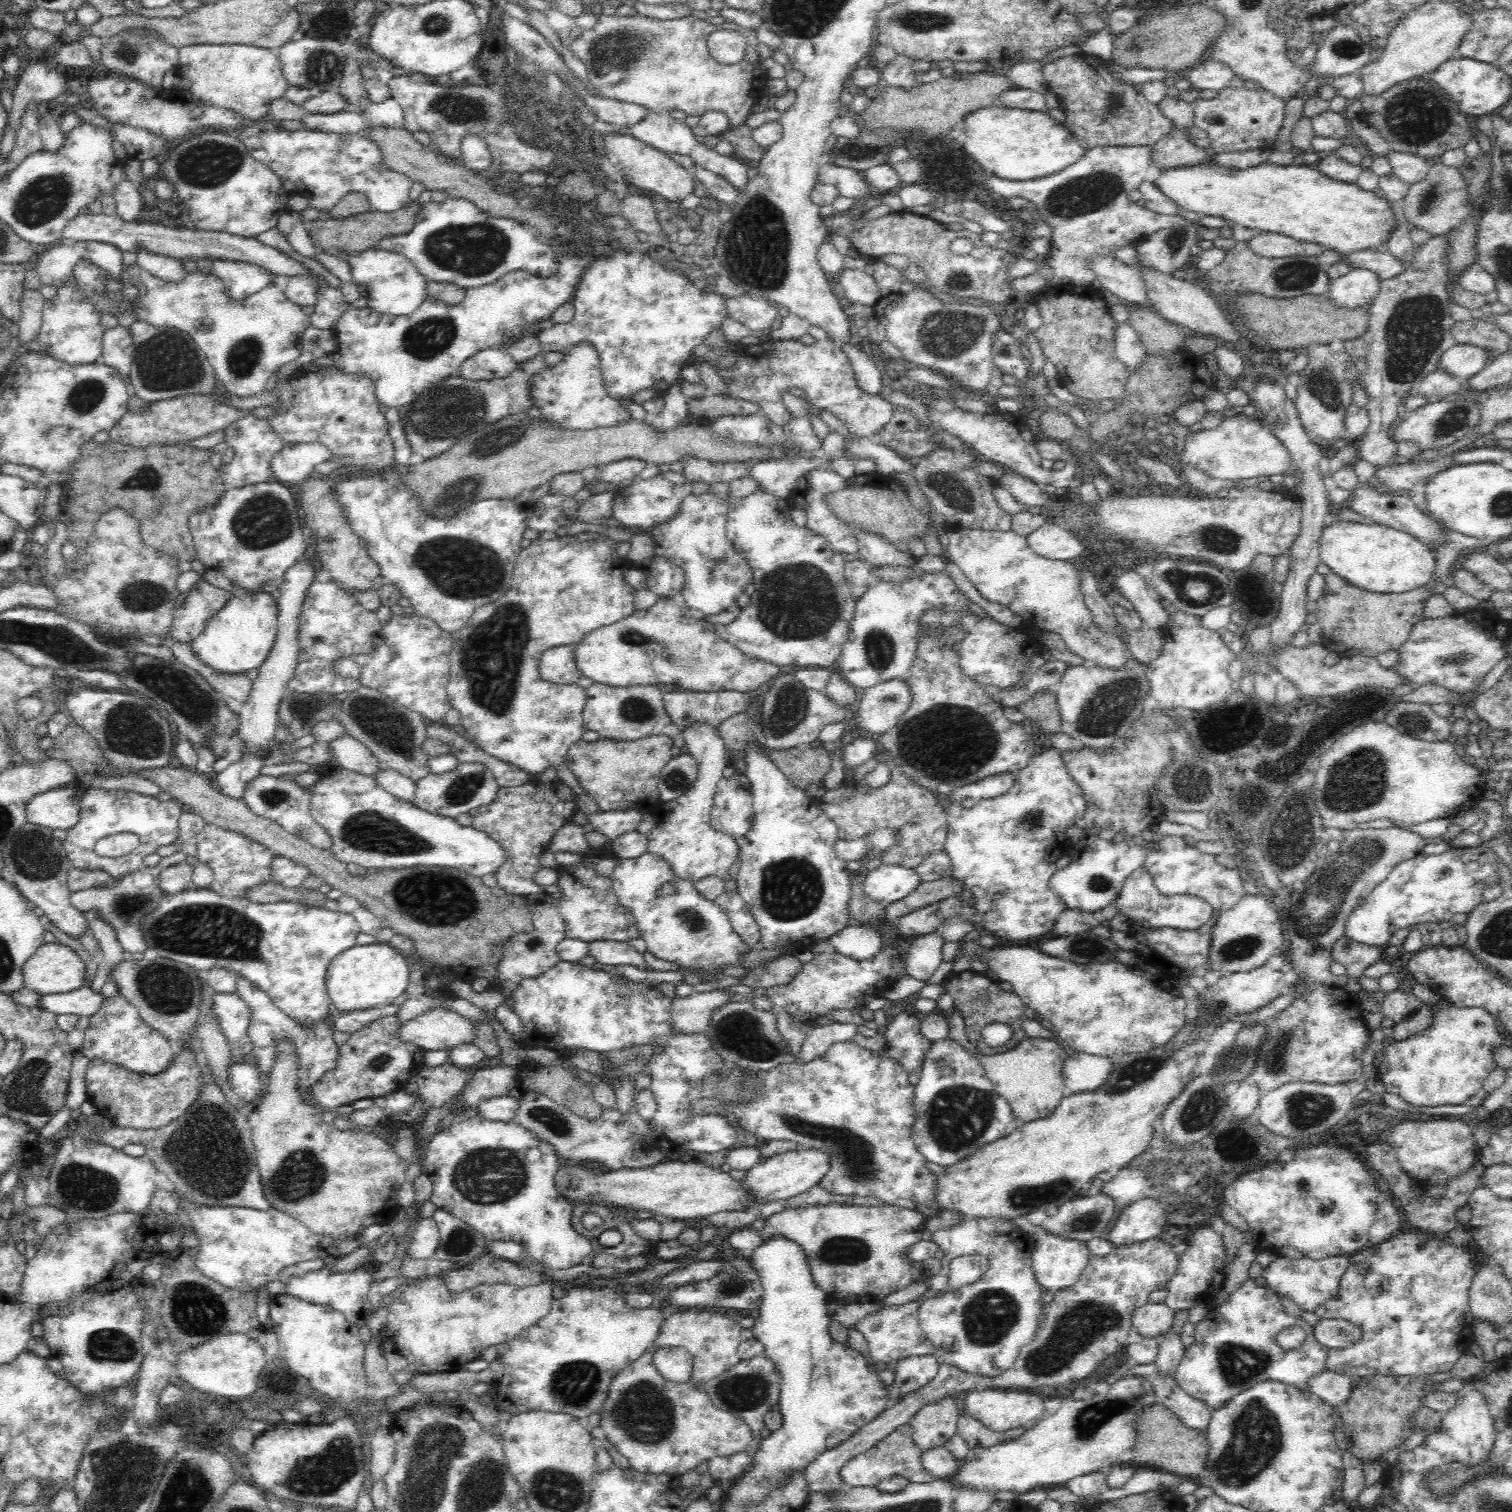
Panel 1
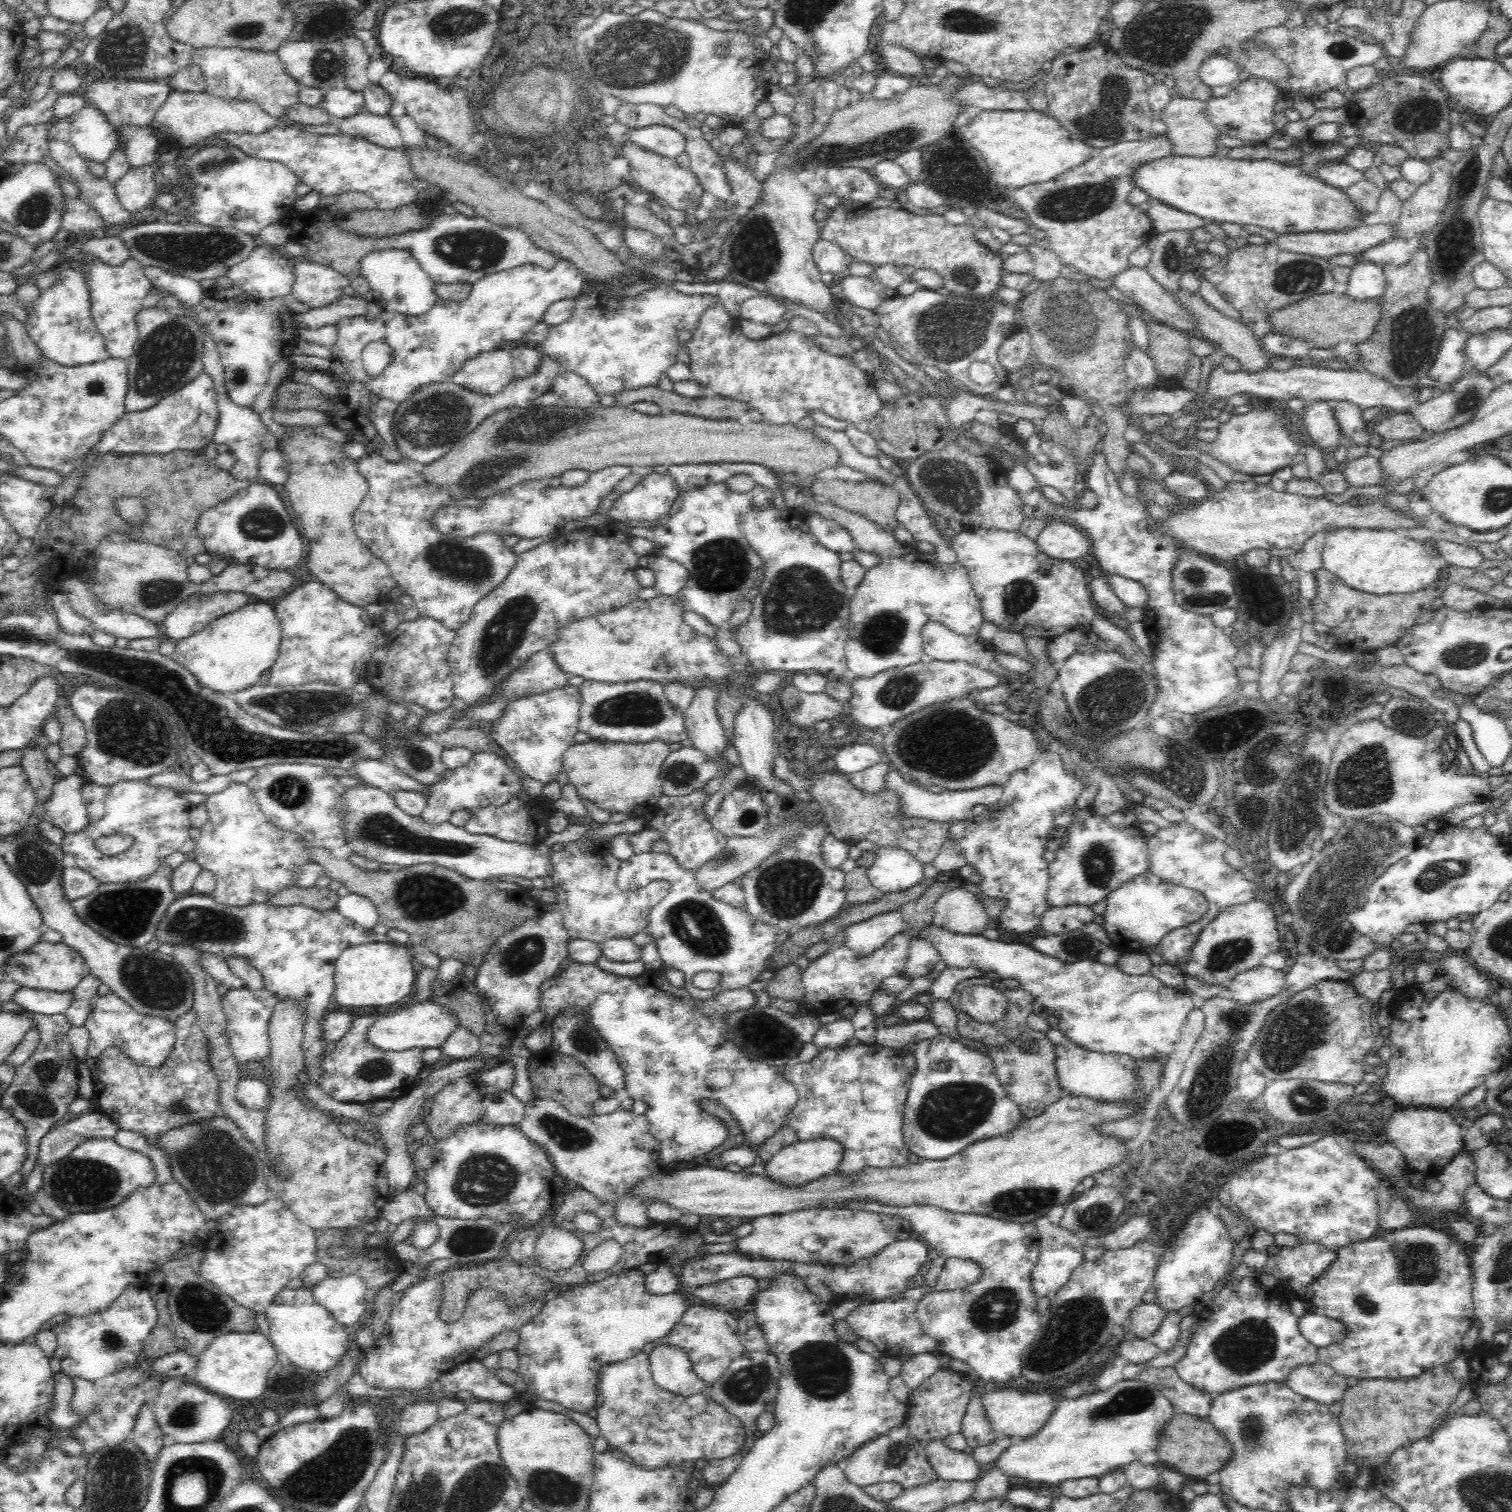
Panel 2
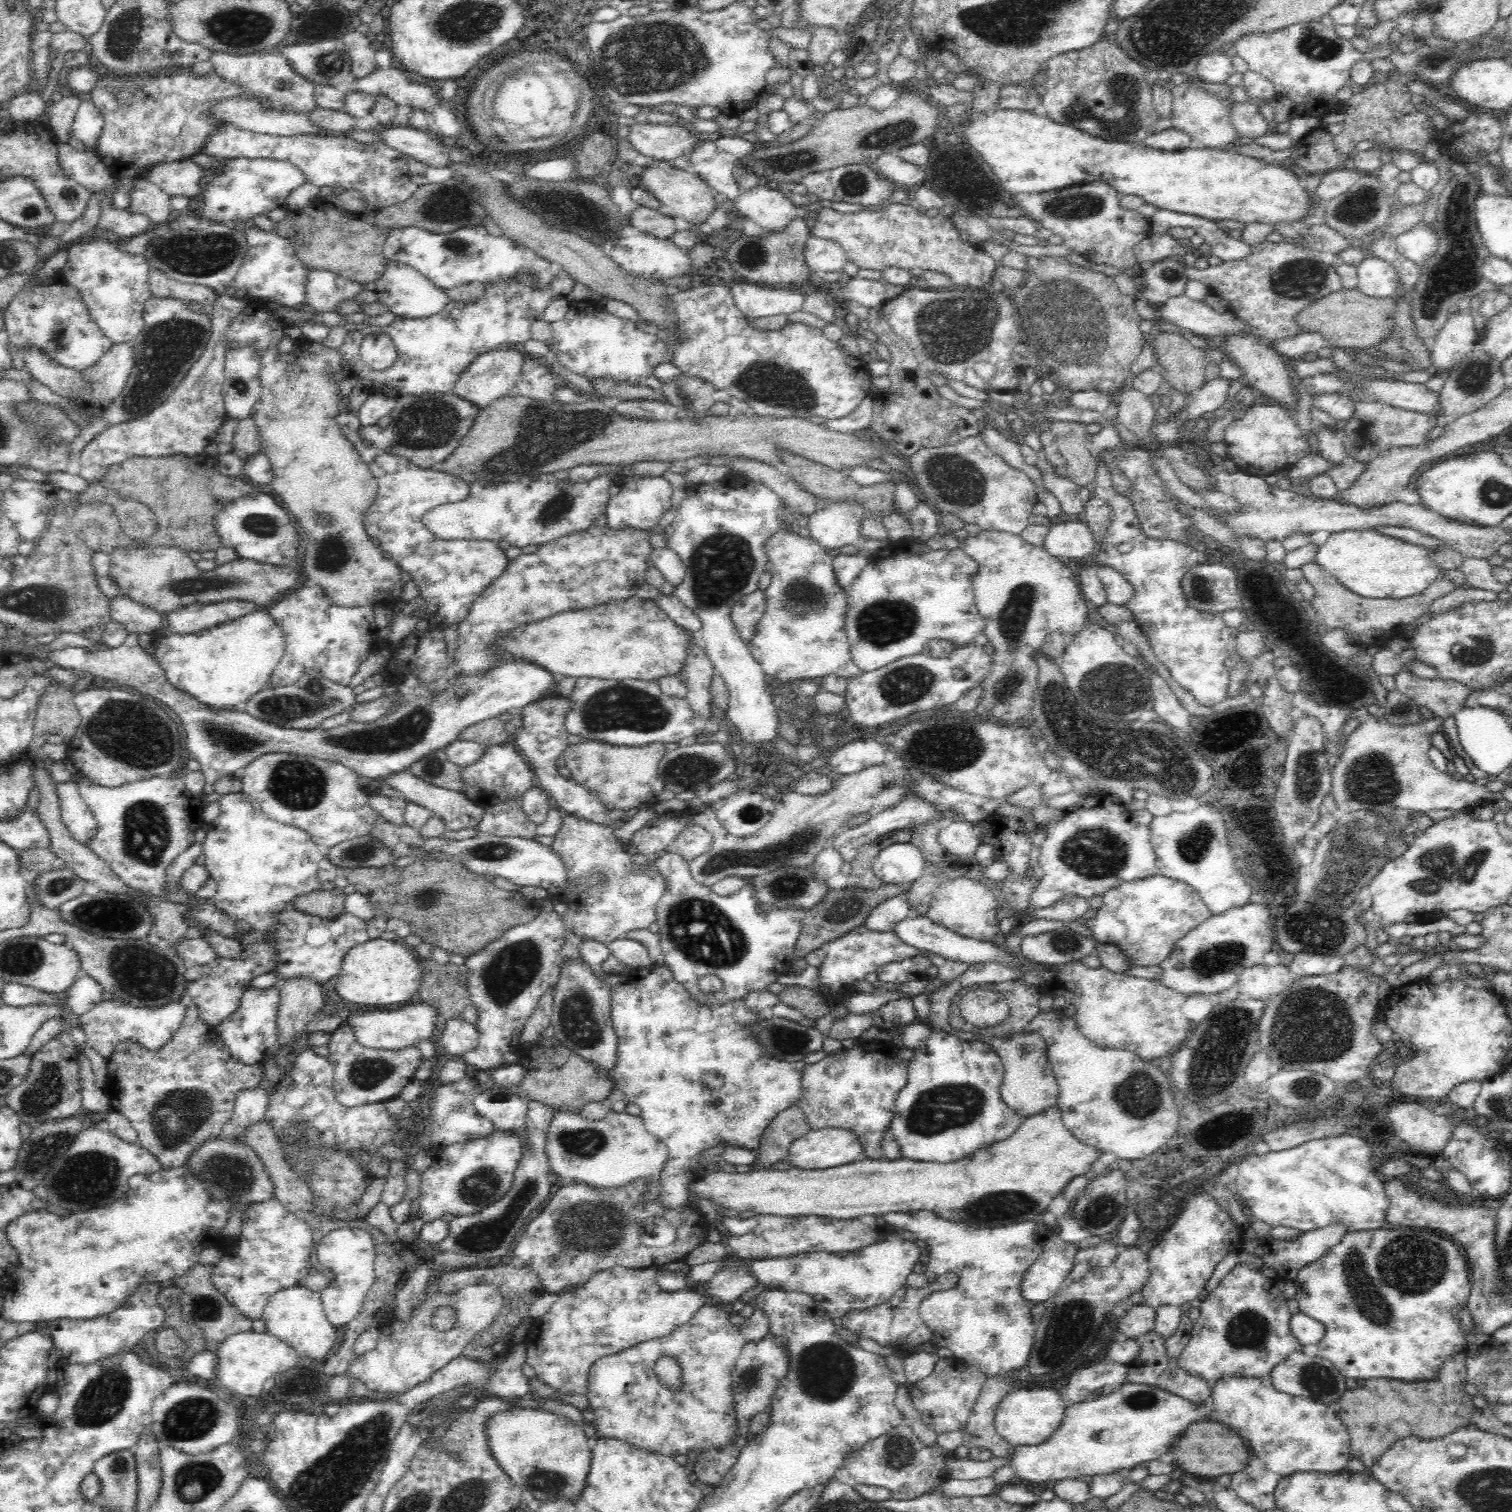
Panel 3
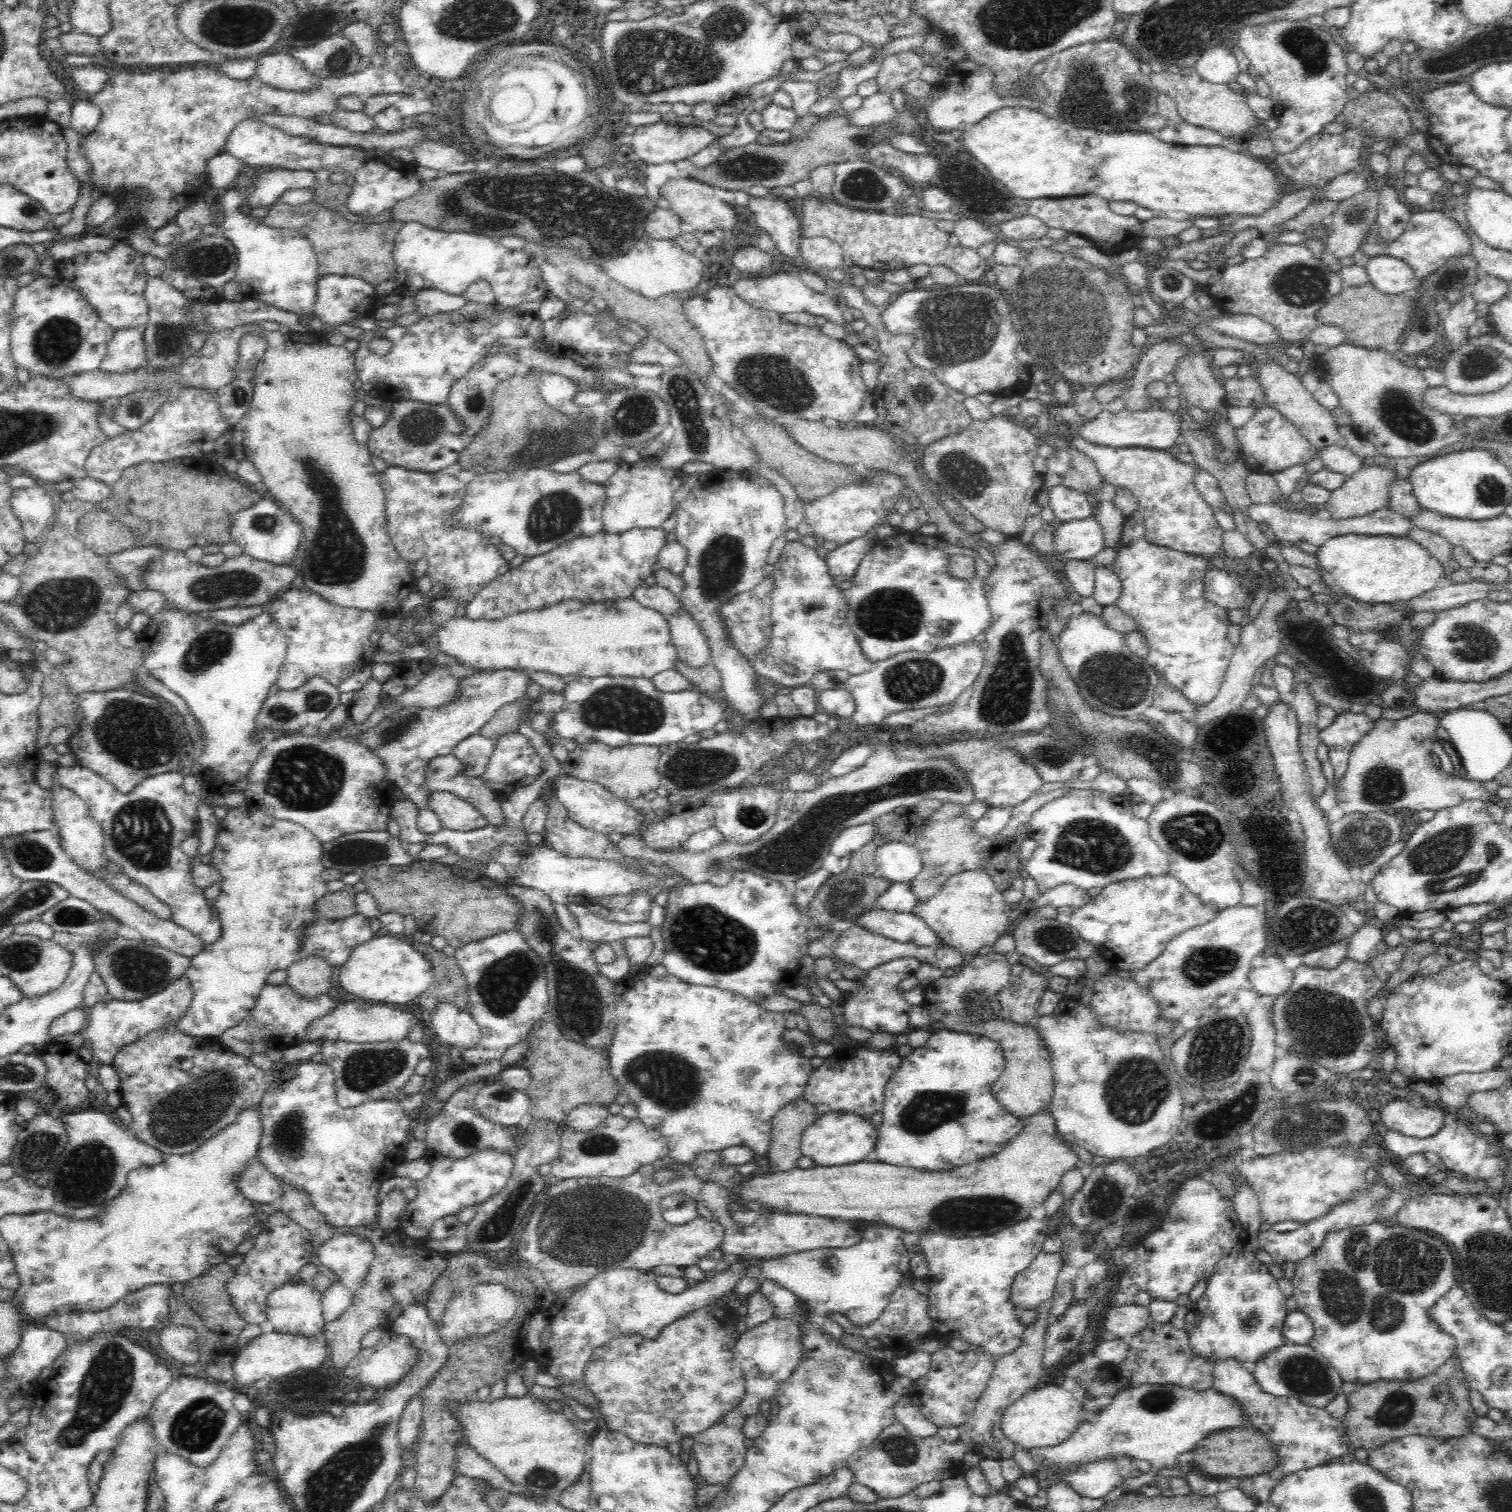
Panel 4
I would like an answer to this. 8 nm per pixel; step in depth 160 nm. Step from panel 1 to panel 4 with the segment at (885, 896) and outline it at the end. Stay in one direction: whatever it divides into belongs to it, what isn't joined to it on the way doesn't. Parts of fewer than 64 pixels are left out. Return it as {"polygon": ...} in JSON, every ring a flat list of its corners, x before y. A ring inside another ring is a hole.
{"polygon":[[904,841,888,842,876,852,876,876,892,883,915,880,921,871,920,852]]}

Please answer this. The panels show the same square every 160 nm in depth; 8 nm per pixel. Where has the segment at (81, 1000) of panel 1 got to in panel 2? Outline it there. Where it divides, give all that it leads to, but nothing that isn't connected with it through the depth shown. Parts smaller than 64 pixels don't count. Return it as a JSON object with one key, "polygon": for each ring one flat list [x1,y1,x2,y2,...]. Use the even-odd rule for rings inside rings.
{"polygon":[[20,987,13,1001,22,1008,41,1015,64,1015,72,1004,73,994,70,991,52,992]]}

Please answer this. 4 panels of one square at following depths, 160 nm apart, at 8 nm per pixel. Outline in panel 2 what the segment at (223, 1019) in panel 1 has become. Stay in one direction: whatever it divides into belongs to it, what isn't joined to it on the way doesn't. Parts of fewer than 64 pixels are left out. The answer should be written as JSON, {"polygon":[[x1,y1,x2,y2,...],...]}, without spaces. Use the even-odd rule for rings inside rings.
{"polygon":[[246,987,231,991,222,991,221,1006,225,1016,225,1029,229,1038,230,1048,239,1063,260,1062,268,1056,270,1037,268,1024,278,999,266,989,252,992]]}

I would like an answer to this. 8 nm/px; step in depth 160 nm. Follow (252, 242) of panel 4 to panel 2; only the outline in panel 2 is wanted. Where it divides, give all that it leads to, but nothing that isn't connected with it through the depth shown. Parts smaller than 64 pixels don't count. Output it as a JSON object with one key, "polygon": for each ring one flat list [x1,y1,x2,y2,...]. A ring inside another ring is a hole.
{"polygon":[[267,244,258,245,252,254,227,270,232,286,238,287,250,297,290,297,294,273,292,259]]}

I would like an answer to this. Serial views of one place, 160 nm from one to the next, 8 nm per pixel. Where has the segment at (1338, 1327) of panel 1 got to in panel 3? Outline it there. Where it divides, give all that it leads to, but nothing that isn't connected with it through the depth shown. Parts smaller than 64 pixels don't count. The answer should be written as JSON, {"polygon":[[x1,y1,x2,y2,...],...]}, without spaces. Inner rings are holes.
{"polygon":[[1299,1312,1292,1316,1290,1329,1292,1335,1303,1346,1303,1354,1306,1354,1306,1356,1318,1355,1319,1342,1326,1334,1326,1327,1322,1322]]}

